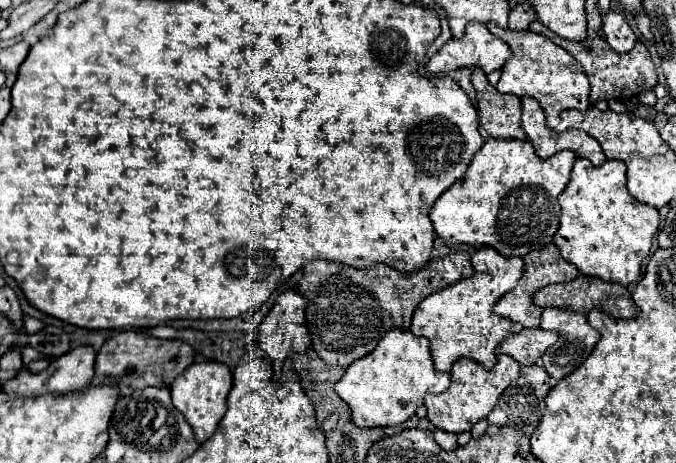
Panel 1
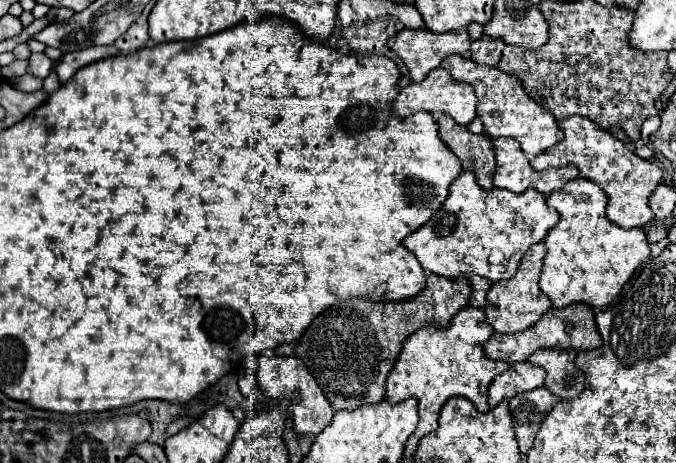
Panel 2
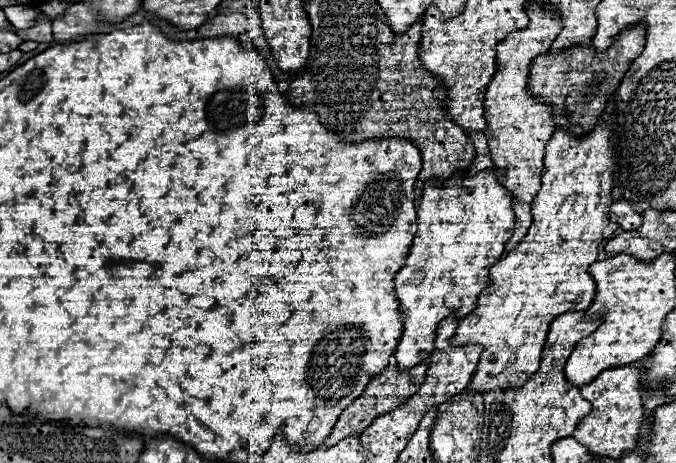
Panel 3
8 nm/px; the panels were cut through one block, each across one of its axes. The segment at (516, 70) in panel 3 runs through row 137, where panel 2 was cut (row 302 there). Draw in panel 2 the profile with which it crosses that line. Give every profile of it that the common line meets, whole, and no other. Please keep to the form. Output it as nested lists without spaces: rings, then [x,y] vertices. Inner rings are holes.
[[[542,242],[532,246],[532,250],[528,250],[528,254],[522,258],[514,278],[504,280],[504,282],[496,282],[488,290],[484,310],[486,310],[488,324],[496,332],[520,332],[524,328],[530,328],[552,306],[550,298],[538,286],[538,276],[542,272],[542,258],[544,258],[544,254],[546,254],[546,248],[544,248]]]

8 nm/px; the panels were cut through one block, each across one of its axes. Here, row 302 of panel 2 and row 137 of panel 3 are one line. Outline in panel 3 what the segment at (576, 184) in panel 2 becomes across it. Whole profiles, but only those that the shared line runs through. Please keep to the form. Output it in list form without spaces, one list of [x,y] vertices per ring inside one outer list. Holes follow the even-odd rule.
[[[600,120],[596,128],[584,136],[574,138],[564,130],[552,134],[546,144],[546,158],[542,168],[542,188],[532,200],[534,222],[524,236],[524,240],[506,254],[494,268],[490,268],[492,286],[488,286],[480,298],[476,310],[458,322],[456,334],[452,336],[452,346],[482,346],[478,372],[470,382],[470,392],[492,392],[492,390],[510,390],[520,388],[532,374],[538,372],[542,346],[546,344],[546,332],[552,320],[564,312],[582,312],[586,310],[596,294],[596,284],[588,274],[588,266],[596,262],[598,250],[604,240],[608,240],[620,226],[608,220],[608,206],[612,206],[612,148],[610,148],[610,130]]]

